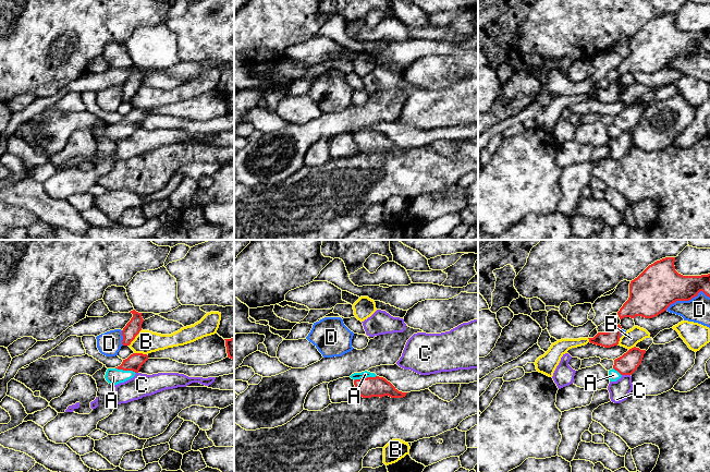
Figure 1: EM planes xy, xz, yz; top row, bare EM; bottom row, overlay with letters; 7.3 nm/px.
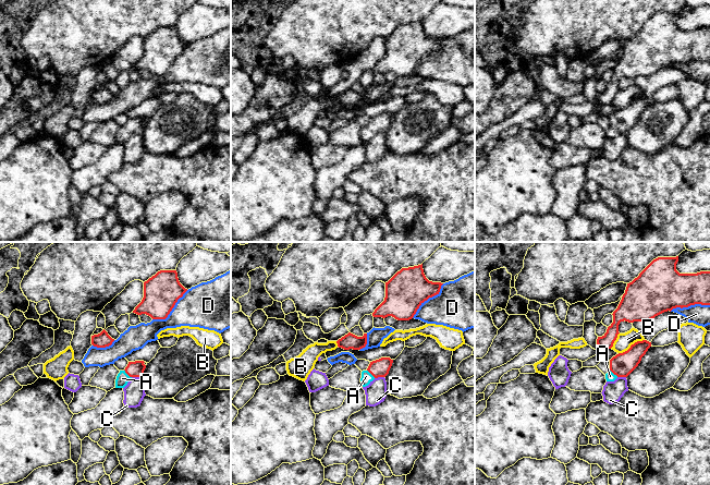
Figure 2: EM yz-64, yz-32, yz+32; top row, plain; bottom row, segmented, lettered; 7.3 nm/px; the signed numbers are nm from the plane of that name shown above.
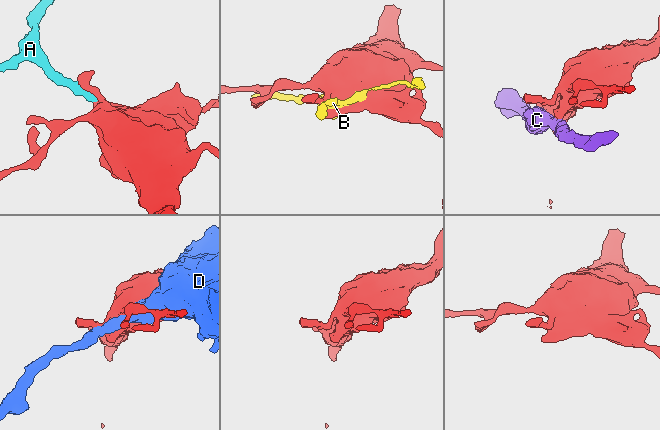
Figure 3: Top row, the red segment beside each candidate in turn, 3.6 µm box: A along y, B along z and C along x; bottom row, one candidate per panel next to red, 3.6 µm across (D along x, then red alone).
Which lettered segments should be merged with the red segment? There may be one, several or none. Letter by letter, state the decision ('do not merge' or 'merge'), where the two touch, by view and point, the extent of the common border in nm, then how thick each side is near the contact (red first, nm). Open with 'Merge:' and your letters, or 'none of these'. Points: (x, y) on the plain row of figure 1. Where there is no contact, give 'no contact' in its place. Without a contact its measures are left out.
Merge: A
A: merge | xz (365, 134) | 170 nm | 150/50 nm
B: do not merge | xy (134, 94) | 160 nm | 110/170 nm
C: do not merge | yz (626, 130) | 60 nm | 150/150 nm
D: do not merge | yz (687, 56) | 340 nm | 320/190 nm

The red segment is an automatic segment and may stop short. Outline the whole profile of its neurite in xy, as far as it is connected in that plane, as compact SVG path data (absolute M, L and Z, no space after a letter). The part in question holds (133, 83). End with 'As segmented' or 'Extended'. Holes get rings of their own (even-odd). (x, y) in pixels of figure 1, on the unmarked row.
M135 65L131 66L130 69L133 70L133 73L122 86L122 92L123 92L122 100L123 101L131 100L131 98L135 95L135 93L142 86L142 80L144 77L142 73L142 69L138 69Z. As segmented

